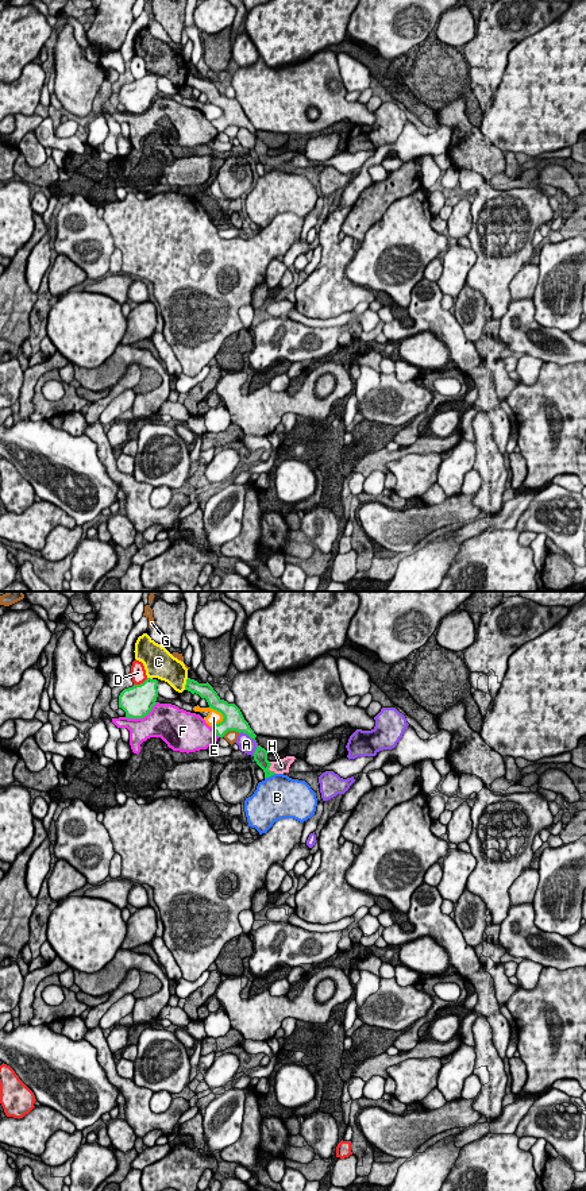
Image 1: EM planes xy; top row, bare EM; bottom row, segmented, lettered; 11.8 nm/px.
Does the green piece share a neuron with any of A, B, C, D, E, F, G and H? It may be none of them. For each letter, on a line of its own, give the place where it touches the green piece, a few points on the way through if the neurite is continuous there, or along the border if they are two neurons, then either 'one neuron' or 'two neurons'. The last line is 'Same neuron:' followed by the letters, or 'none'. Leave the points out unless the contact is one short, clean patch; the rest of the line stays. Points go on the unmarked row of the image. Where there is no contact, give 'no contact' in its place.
A: meets green in xy at (254, 134); two neurons
B: meets green in xy at (269, 170); border along xy (274, 168), (265, 173); two neurons
C: meets green in xy at (187, 78); two neurons
D: meets green in xy at (141, 78); two neurons
E: meets green in xy at (220, 107); border along xy (209, 101), (222, 110), (223, 115), (220, 118); two neurons
F: meets green in xy at (142, 112); two neurons
G: meets green in xy at (230, 124); two neurons
H: meets green in xy at (269, 162); runs through xy (261, 149), (261, 154), (269, 162), (281, 161); one neuron
Same neuron: H

